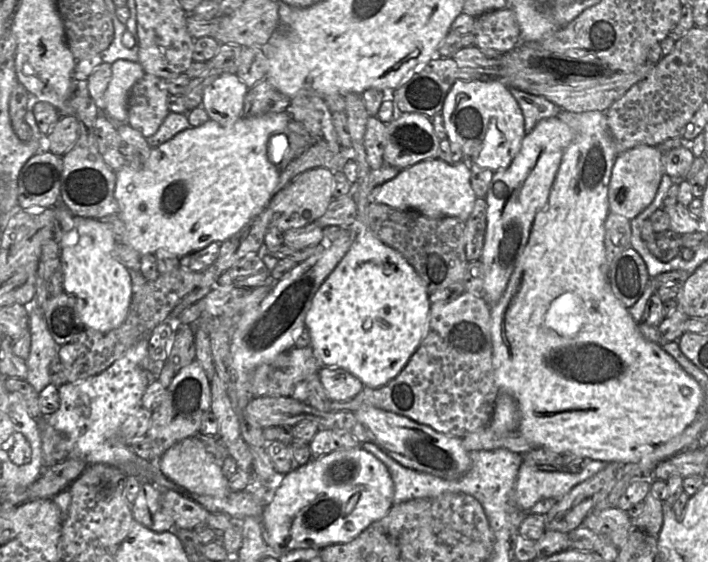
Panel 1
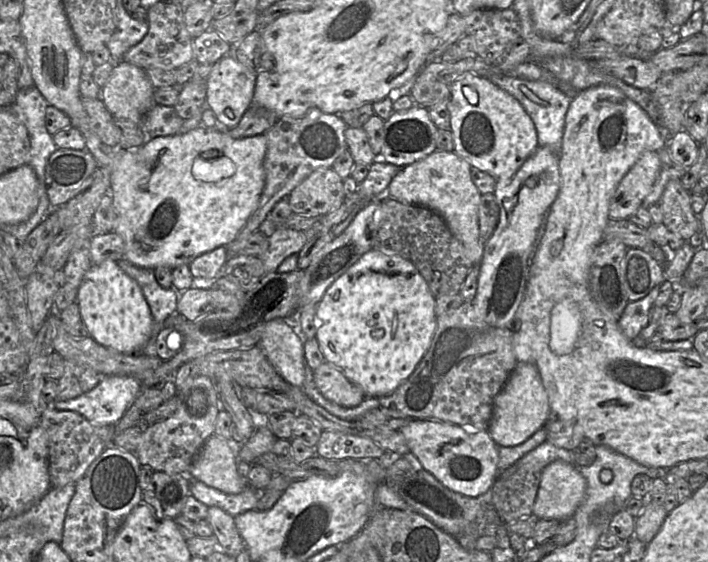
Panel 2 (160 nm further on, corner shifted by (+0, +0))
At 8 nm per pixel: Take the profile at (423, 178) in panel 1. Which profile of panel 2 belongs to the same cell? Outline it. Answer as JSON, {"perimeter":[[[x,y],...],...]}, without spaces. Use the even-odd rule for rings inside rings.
{"perimeter":[[[435,150],[424,159],[403,167],[390,182],[386,194],[402,203],[424,206],[437,212],[464,246],[474,266],[480,265],[484,244],[480,239],[478,225],[482,194],[472,181],[471,167],[455,152]]]}

